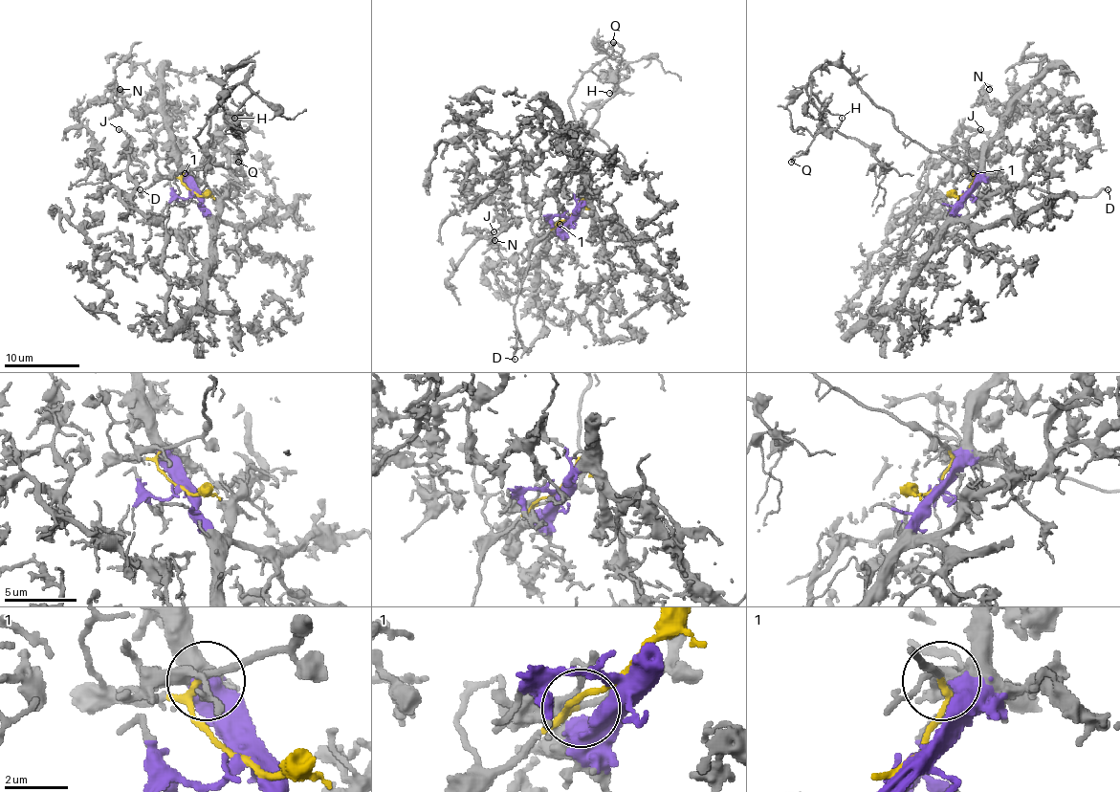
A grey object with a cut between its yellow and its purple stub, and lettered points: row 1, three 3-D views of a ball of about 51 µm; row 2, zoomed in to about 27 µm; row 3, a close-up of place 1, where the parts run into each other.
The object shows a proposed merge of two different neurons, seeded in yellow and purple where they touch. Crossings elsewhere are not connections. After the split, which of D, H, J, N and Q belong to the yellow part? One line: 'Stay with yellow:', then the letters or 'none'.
Stay with yellow: D, H, Q

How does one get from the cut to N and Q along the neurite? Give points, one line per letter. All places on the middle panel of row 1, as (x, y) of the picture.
N: (570, 216), (527, 269), (508, 261), (487, 239), (491, 235), (494, 241)
Q: (570, 216), (557, 224), (581, 210), (585, 138), (630, 72), (623, 62), (611, 74), (621, 62), (613, 41)

